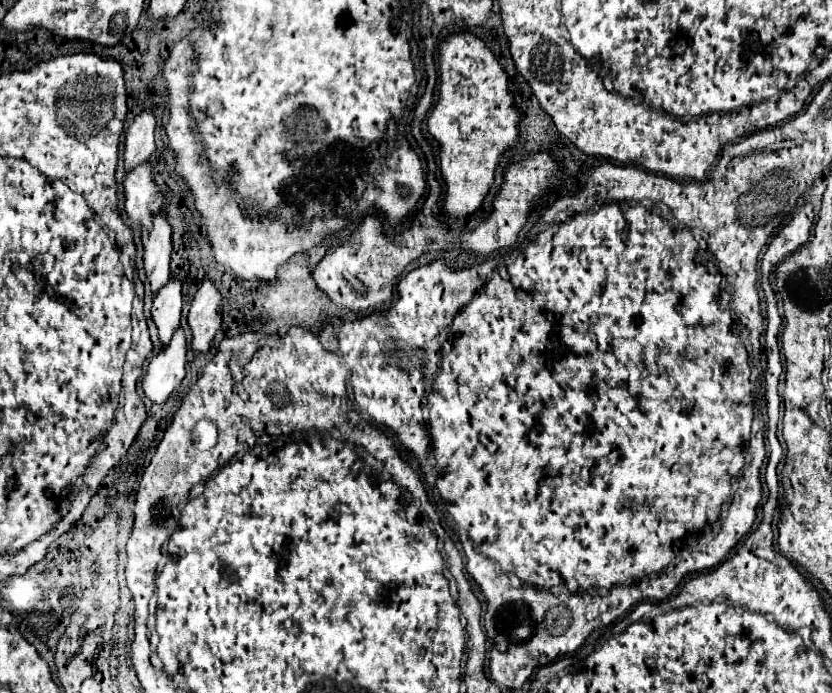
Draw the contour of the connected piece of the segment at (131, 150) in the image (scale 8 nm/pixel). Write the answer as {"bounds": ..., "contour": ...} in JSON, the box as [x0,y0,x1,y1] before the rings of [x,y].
{"bounds":[124,109,156,173],"contour":[[[152,109],[142,111],[136,121],[130,125],[124,141],[124,169],[130,173],[138,165],[146,163],[150,155],[154,153],[154,129],[156,119],[152,115]]]}

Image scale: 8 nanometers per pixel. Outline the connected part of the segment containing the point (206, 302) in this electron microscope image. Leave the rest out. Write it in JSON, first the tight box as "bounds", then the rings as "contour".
{"bounds":[188,279,222,353],"contour":[[[204,279],[188,313],[188,325],[192,331],[190,349],[194,353],[210,351],[210,343],[222,323],[220,309],[222,309],[222,295],[218,293],[218,289],[212,285],[210,279]]]}

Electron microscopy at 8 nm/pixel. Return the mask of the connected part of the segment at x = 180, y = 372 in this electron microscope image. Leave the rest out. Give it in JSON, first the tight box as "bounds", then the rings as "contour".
{"bounds":[142,329,186,405],"contour":[[[178,329],[174,333],[174,339],[170,341],[170,347],[152,357],[148,373],[142,377],[144,395],[156,405],[166,403],[166,399],[180,387],[186,375],[184,367],[186,367],[186,339],[184,331]]]}

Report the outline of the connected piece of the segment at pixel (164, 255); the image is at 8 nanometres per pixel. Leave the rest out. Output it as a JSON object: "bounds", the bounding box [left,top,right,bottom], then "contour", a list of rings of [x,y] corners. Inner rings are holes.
{"bounds":[142,213,172,297],"contour":[[[164,213],[154,219],[150,231],[142,231],[144,245],[144,271],[150,281],[152,297],[170,281],[170,253],[172,253],[172,227]]]}

